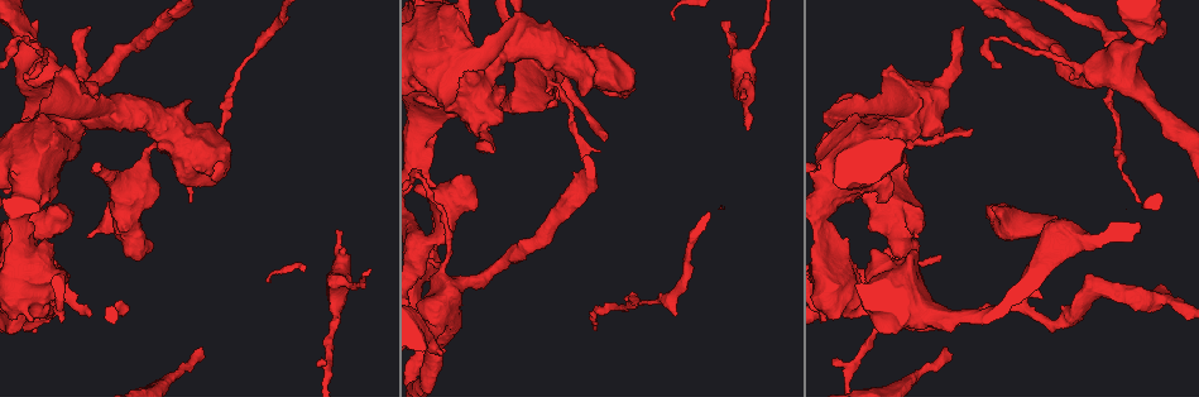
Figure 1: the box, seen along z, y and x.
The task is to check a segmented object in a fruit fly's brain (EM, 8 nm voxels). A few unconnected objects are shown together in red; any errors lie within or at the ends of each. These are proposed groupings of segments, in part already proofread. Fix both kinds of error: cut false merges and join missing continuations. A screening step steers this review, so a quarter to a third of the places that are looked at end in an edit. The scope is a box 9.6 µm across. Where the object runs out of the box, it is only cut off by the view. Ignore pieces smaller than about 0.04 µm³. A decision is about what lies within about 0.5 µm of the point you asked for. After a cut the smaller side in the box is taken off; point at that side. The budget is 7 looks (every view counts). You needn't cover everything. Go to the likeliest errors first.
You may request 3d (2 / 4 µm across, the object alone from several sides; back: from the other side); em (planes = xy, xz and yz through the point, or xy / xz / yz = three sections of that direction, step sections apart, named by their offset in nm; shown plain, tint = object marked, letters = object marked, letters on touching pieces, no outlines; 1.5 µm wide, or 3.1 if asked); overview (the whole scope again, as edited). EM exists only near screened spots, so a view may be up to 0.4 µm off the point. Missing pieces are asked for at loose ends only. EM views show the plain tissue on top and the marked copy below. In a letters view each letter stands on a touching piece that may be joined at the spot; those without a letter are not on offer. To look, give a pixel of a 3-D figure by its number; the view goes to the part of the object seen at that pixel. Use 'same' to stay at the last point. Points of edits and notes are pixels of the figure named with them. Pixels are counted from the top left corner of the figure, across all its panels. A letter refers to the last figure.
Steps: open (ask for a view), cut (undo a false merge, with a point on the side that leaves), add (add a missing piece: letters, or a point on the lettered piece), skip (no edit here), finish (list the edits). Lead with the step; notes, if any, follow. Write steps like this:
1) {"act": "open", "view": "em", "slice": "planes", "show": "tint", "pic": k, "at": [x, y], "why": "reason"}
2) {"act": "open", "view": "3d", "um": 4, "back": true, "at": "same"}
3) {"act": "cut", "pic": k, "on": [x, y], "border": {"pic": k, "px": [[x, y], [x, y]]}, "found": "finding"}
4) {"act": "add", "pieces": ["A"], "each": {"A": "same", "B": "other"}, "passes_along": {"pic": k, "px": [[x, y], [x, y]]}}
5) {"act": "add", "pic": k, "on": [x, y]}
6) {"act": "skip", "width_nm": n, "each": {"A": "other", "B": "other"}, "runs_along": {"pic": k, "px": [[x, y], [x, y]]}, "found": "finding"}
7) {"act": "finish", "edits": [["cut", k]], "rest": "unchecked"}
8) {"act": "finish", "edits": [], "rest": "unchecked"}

{"act": "open", "view": "em", "slice": "planes", "show": "letters", "pic": 1, "at": [606, 134], "why": "an open end"}

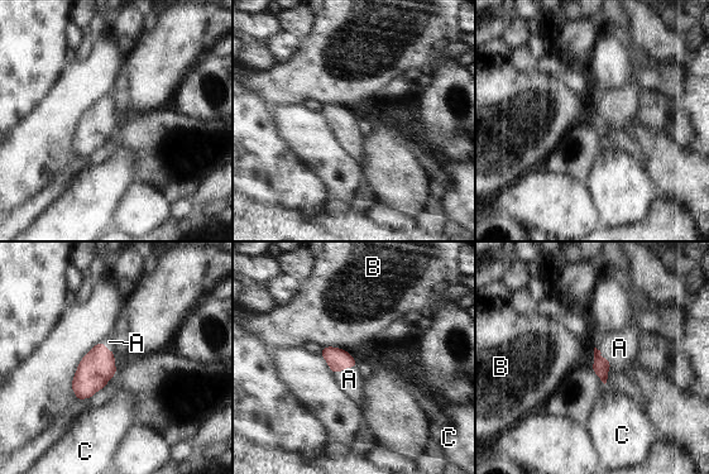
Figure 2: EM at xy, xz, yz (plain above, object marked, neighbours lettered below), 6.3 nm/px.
{"act": "add", "pieces": ["A"], "each": {"A": "same", "B": "other", "C": "other"}, "passes_along": {"pic": 2, "px": [[338, 359], [344, 367], [349, 379]]}, "found": "the cell continues"}

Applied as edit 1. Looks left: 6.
{"act": "open", "view": "3d", "um": 4, "pic": 1, "at": [442, 351], "why": "an open end"}

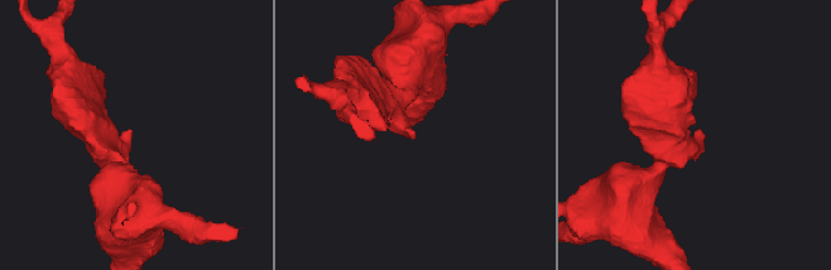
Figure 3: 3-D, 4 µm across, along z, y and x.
{"act": "open", "view": "em", "slice": "planes", "show": "letters", "pic": 3, "at": [414, 131]}

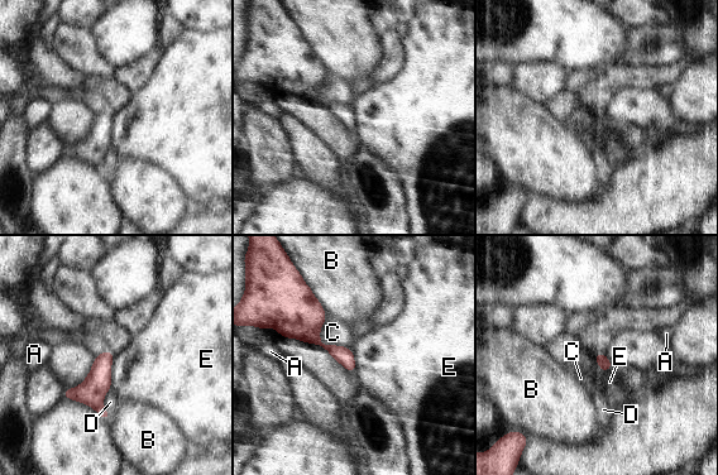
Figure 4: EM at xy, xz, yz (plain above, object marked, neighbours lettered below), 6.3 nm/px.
{"act": "skip", "each": {"A": "other", "B": "other", "C": "other", "D": "other", "E": "other"}, "found": "no lettered piece goes on from it"}

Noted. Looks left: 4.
{"act": "open", "view": "3d", "um": 2, "back": true, "pic": 1, "at": [644, 301], "why": "thin neck"}

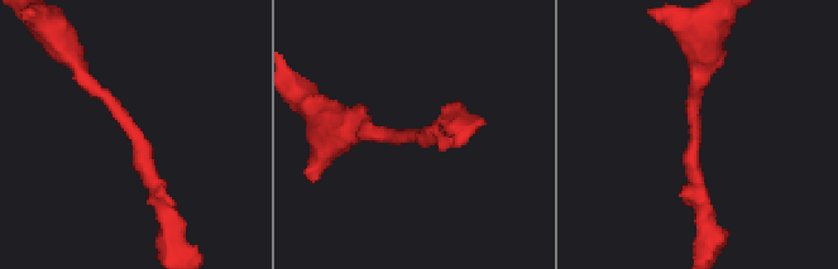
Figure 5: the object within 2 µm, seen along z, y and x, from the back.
{"act": "open", "view": "em", "slice": "xy", "step": 8, "show": "letters", "pic": 5, "at": [424, 132], "why": "need the tissue"}

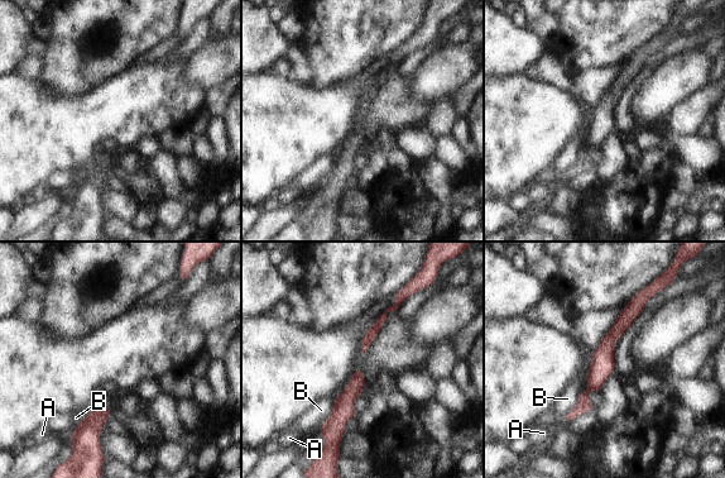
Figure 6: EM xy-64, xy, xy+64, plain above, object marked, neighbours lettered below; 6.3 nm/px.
{"act": "skip", "each": {"A": "other", "B": "other"}, "found": "continuous, no second cell"}

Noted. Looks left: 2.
{"act": "finish", "edits": [["add", 2]], "rest": "unchecked"}

